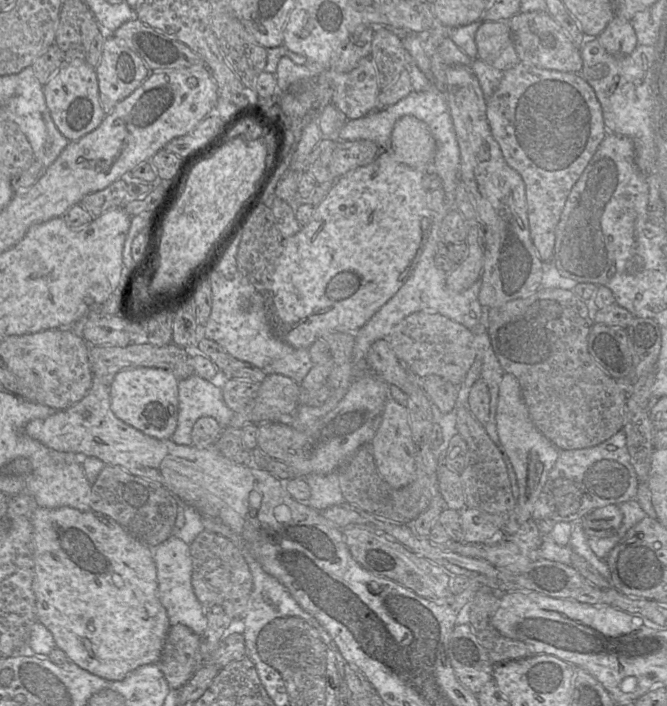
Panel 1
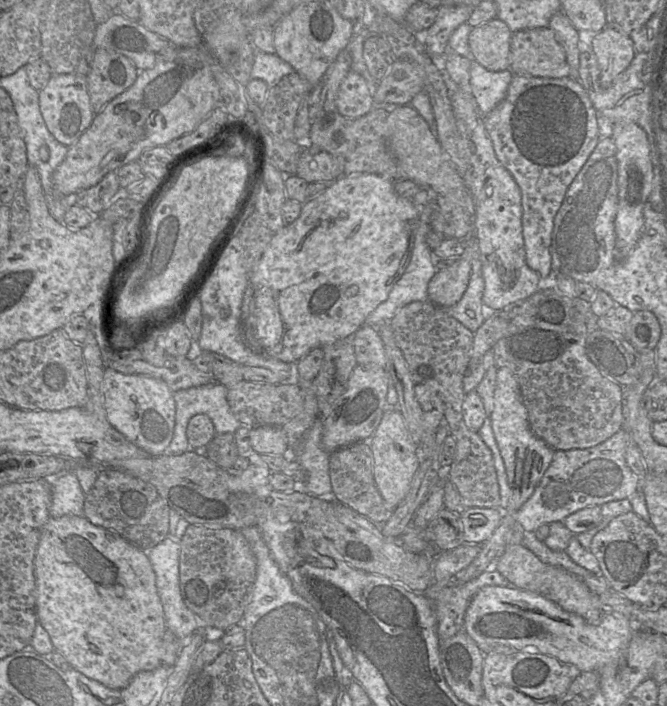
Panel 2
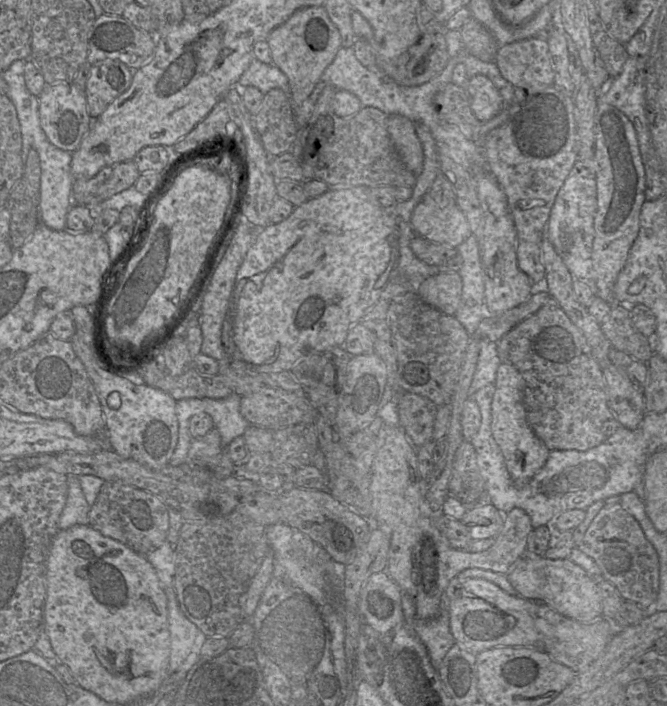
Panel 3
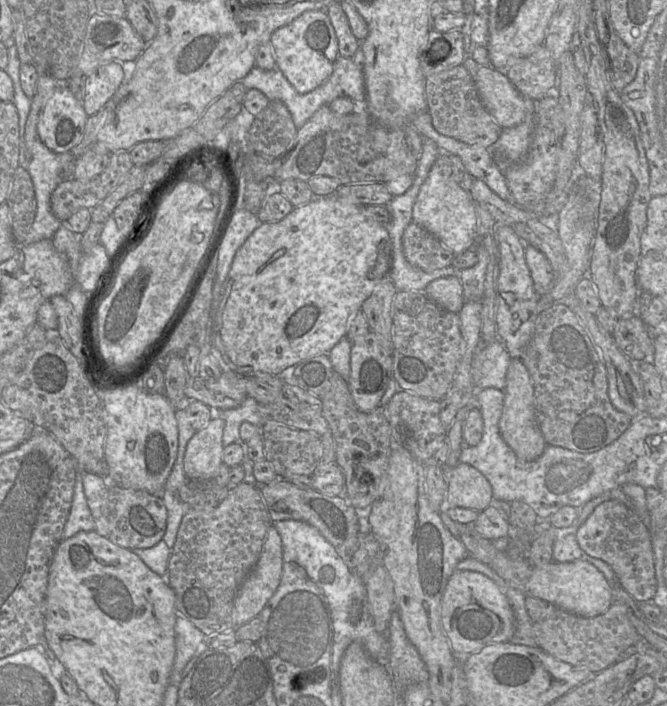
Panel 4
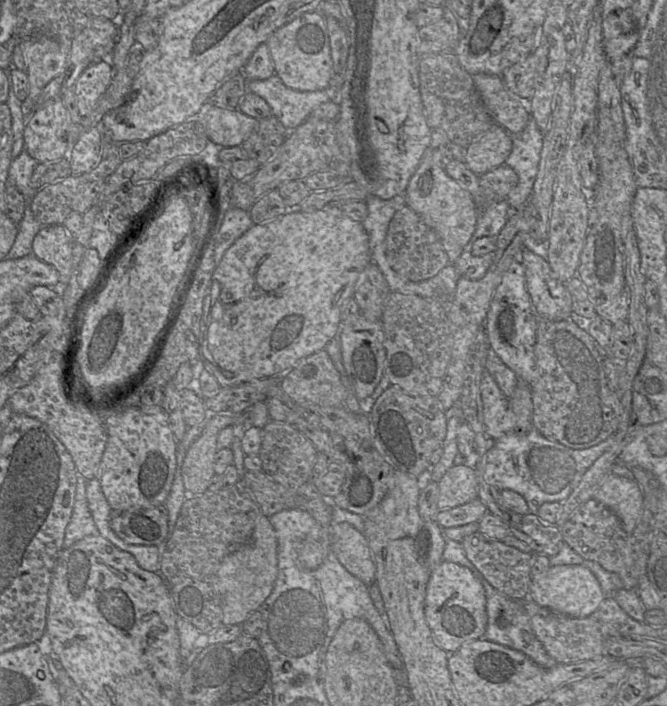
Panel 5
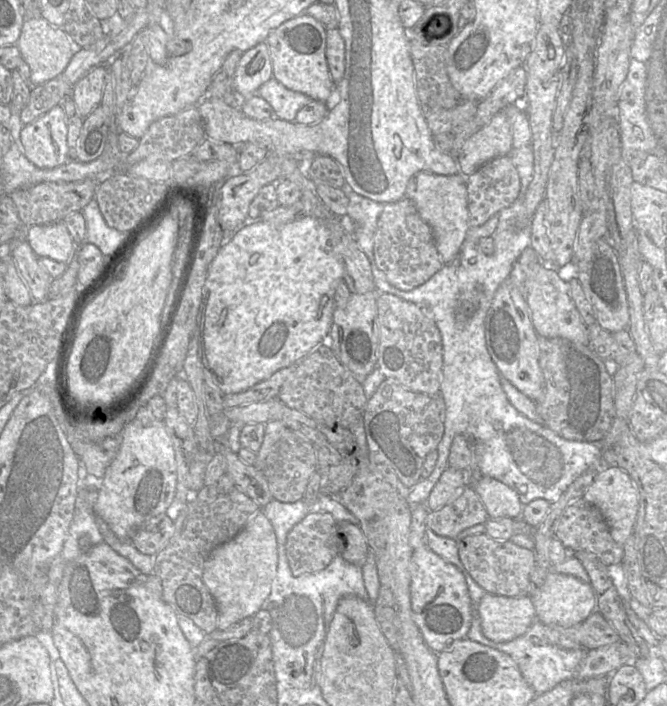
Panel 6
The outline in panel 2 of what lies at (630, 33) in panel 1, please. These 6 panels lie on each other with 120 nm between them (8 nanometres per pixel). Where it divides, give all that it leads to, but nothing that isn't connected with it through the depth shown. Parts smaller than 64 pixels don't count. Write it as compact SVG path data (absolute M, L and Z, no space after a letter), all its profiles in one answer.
M606 26L589 38L600 69L600 85L608 88L633 60L633 42L628 35L611 26Z

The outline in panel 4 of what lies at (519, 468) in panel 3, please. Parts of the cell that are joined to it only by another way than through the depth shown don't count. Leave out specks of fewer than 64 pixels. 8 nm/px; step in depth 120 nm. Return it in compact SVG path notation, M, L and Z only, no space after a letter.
M512 358L506 373L504 406L499 422L500 434L515 455L523 461L540 457L547 446L536 419L534 387L527 367L520 358Z

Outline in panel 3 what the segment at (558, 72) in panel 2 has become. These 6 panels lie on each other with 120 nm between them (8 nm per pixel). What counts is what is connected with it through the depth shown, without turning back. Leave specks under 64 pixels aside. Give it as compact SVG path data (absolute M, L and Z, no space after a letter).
M545 36L500 46L495 59L501 74L519 88L543 88L555 81L552 56Z

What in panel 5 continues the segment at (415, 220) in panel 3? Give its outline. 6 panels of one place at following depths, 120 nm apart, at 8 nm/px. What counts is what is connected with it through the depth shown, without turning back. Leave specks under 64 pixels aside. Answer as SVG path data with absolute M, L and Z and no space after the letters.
M433 129L431 131L430 145L410 178L404 196L406 205L416 212L422 221L438 235L449 262L455 263L475 231L479 208L470 192L445 172L442 156L444 147L449 141L443 130Z

